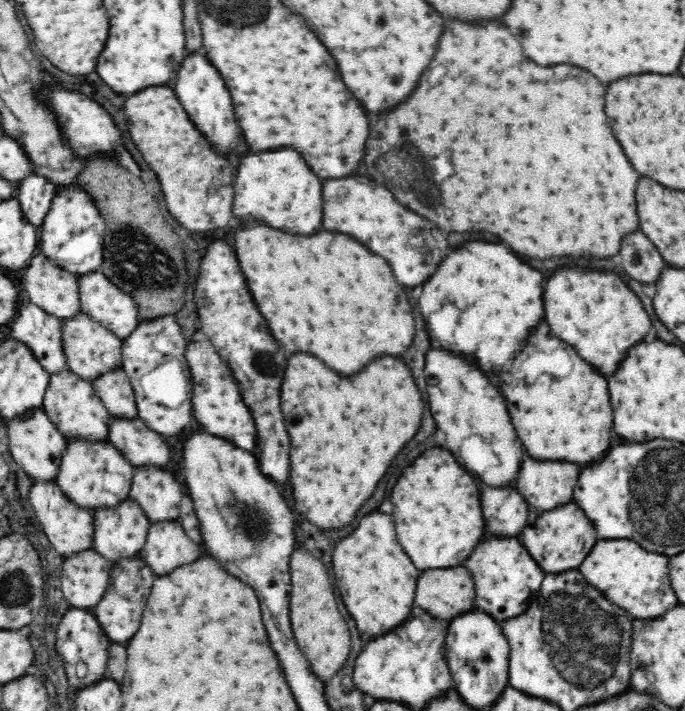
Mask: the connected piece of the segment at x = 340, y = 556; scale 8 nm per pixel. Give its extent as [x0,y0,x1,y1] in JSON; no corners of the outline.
[332,514,420,638]

